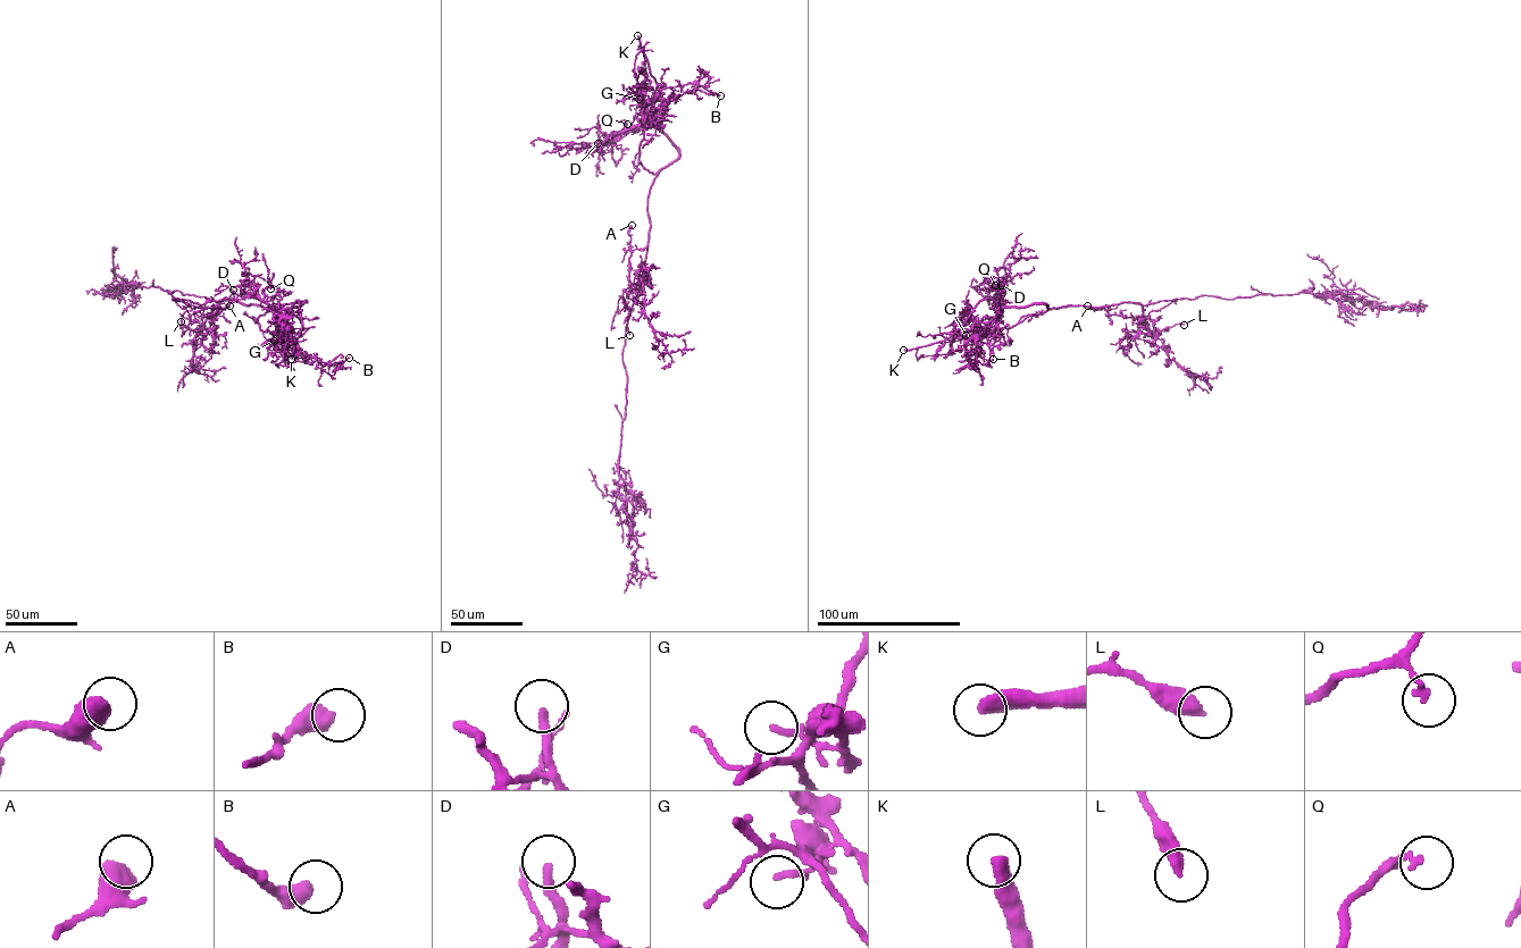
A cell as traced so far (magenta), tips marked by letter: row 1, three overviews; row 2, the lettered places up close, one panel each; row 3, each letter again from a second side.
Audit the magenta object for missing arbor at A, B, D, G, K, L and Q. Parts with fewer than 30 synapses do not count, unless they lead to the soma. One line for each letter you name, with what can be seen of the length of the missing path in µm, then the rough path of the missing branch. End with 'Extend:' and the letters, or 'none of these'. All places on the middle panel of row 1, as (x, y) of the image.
D: about 50 µm are missing; missing branch runs (598, 143), (585, 142), (582, 131), (584, 119), (581, 127)
K: about 30 µm are missing; missing branch runs (637, 35), (627, 8), (621, 3)
Extend: D, K

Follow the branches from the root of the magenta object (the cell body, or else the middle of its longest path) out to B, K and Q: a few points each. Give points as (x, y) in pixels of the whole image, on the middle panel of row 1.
B: (641, 279), (648, 195), (657, 174), (638, 159), (642, 111), (660, 98), (676, 100), (702, 86), (720, 95)
K: (641, 279), (650, 187), (679, 152), (652, 123), (652, 98), (658, 85), (637, 35)
Q: (641, 279), (650, 187), (679, 152), (651, 124), (635, 125), (625, 132), (627, 124)

